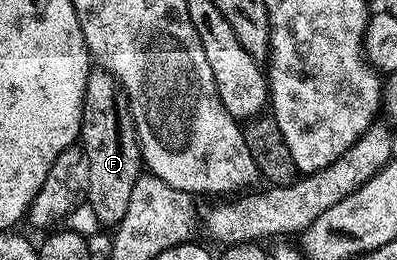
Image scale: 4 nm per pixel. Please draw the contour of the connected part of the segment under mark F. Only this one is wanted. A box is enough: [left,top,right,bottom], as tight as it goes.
[81,69,145,229]

